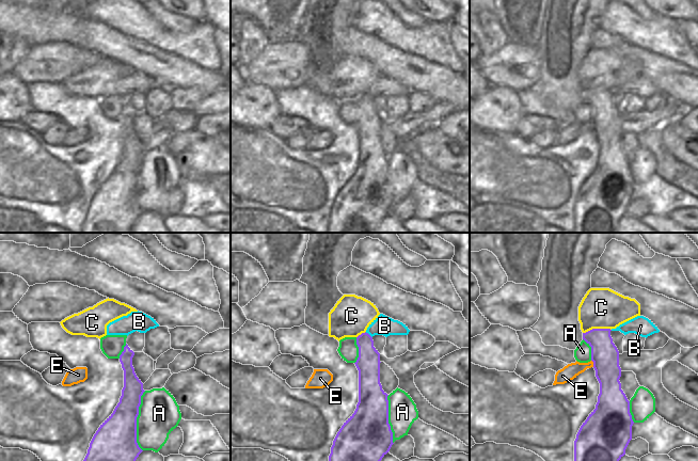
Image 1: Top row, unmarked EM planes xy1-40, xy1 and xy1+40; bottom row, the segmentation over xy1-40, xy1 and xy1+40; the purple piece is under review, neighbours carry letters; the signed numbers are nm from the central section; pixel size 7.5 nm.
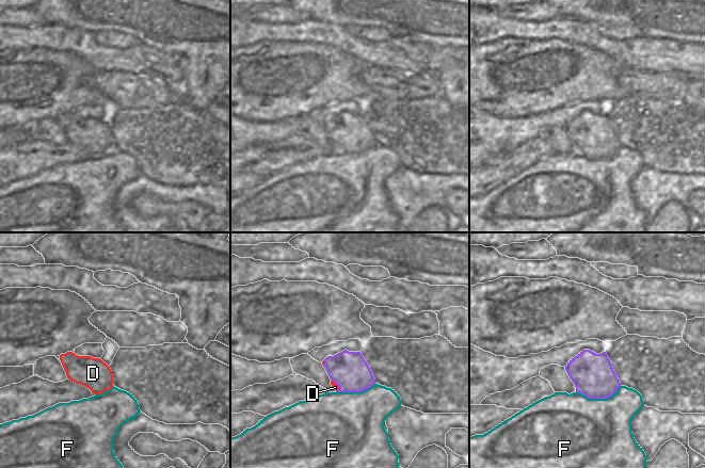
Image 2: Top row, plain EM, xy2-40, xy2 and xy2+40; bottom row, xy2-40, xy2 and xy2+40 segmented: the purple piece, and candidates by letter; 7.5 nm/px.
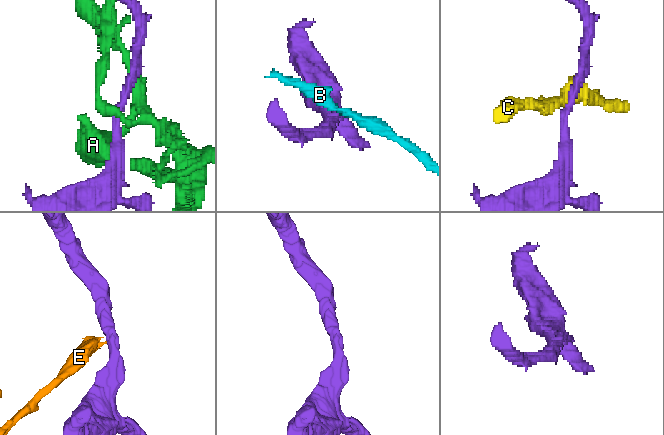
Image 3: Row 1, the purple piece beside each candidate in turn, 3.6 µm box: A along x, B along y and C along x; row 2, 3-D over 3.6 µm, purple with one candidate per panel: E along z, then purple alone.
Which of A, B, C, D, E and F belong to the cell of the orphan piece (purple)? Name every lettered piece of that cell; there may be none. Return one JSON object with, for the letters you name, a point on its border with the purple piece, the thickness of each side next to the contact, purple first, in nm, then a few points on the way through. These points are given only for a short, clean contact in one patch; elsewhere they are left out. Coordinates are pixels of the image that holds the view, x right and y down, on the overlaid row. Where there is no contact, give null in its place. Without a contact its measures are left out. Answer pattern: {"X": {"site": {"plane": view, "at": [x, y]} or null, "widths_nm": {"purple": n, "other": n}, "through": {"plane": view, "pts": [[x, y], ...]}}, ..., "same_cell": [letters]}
{"D": {"site": {"plane": "xy2", "at": [336, 384]}, "widths_nm": {"purple": 280, "other": 50}, "through": {"plane": "xy2", "pts": [[349, 370], [336, 384], [335, 387]]}}, "same_cell": ["D"]}

